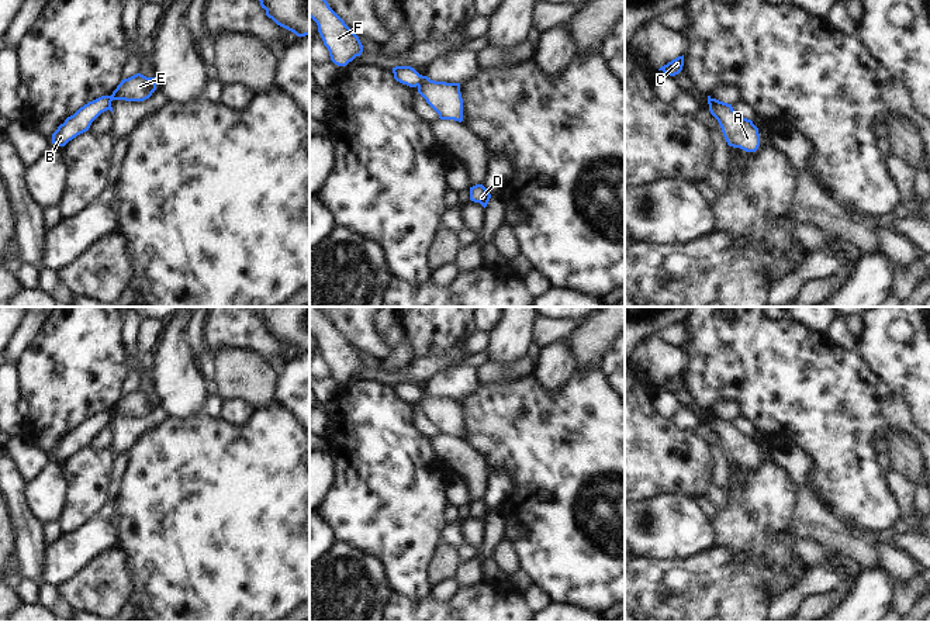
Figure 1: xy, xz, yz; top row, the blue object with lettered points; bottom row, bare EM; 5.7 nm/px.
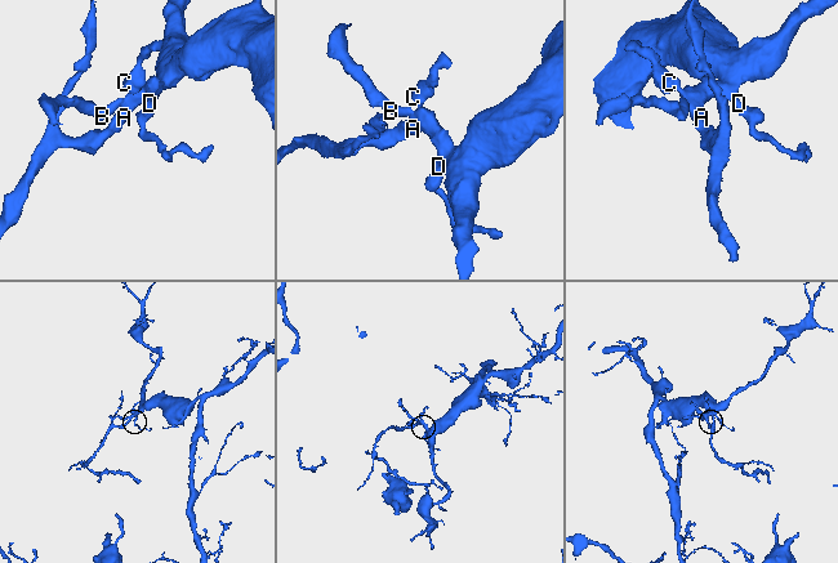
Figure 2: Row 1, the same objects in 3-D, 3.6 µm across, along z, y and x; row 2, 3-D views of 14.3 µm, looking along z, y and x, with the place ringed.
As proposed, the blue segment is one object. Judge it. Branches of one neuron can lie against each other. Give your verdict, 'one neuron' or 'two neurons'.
two neurons

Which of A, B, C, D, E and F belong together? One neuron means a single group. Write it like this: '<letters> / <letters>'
A C D E / B F

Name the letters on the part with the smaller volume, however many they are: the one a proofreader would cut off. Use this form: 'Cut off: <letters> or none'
Cut off: B, F

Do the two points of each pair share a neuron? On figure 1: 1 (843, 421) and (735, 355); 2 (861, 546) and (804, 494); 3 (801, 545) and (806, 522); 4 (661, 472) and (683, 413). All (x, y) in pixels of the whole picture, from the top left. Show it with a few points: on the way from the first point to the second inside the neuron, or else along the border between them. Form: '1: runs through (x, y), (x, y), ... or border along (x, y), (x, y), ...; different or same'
1: runs through (816, 398), (806, 394), (777, 369), (761, 363); same
2: runs through (846, 541), (813, 510); same
3: border along (797, 536), (812, 536), (825, 548); different
4: border along (656, 403), (681, 429), (691, 431); different

